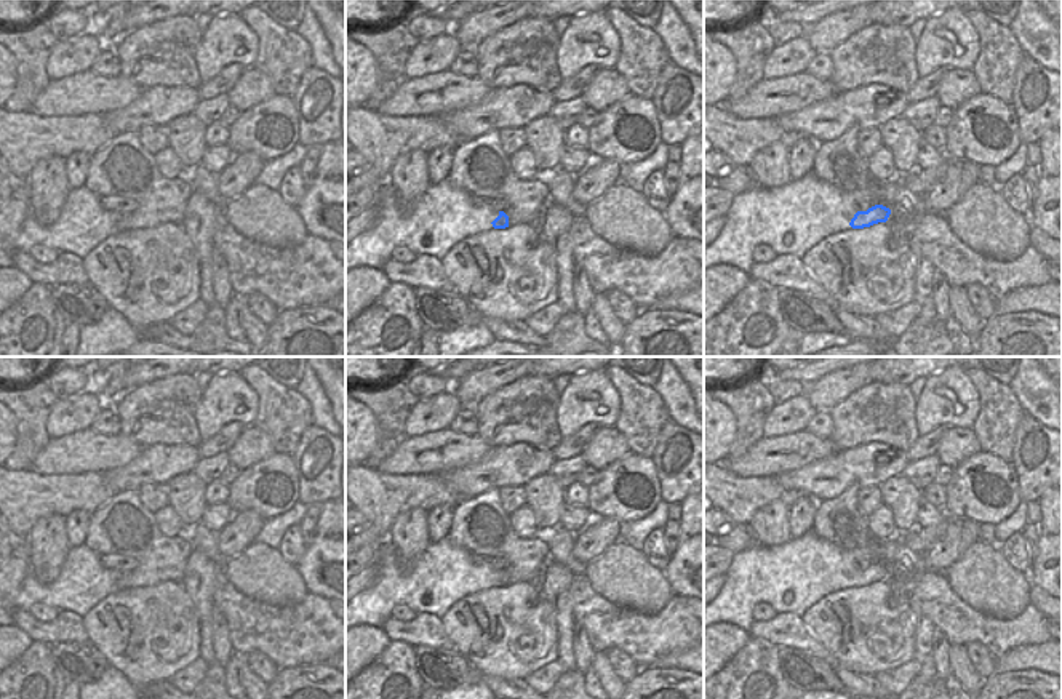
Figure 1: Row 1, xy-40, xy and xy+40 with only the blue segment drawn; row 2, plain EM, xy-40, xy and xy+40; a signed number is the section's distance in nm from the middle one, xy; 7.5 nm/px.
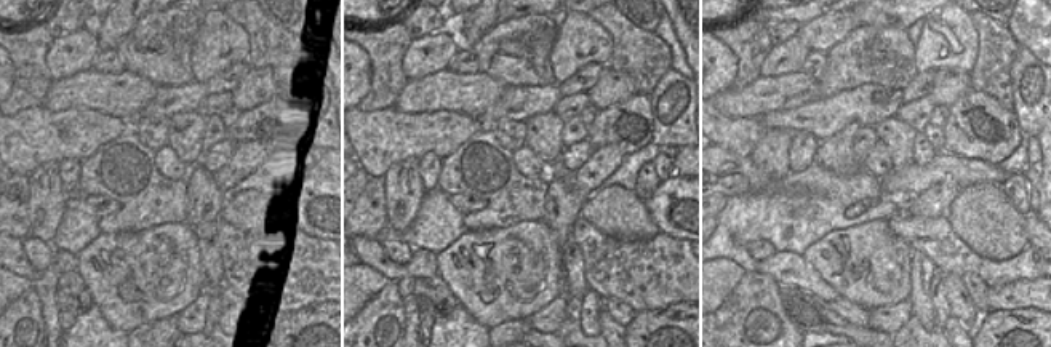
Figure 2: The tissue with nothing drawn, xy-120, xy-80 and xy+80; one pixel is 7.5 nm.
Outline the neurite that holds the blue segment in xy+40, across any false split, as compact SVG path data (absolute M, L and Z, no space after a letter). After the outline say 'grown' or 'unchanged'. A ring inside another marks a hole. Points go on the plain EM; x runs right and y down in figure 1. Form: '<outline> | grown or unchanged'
M875 563L868 566L867 569L857 569L854 576L851 577L849 584L852 587L864 587L870 585L878 581L886 581L891 573L891 568L883 563Z | unchanged

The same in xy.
M473 555L475 563L488 563L491 568L497 569L499 574L491 581L494 587L509 585L509 574L504 571L507 561L501 557L486 557L486 555Z | grown

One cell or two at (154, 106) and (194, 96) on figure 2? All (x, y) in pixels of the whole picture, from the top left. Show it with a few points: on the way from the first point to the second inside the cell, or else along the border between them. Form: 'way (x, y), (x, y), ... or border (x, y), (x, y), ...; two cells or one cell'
way (163, 104), (168, 99), (184, 98); one cell

